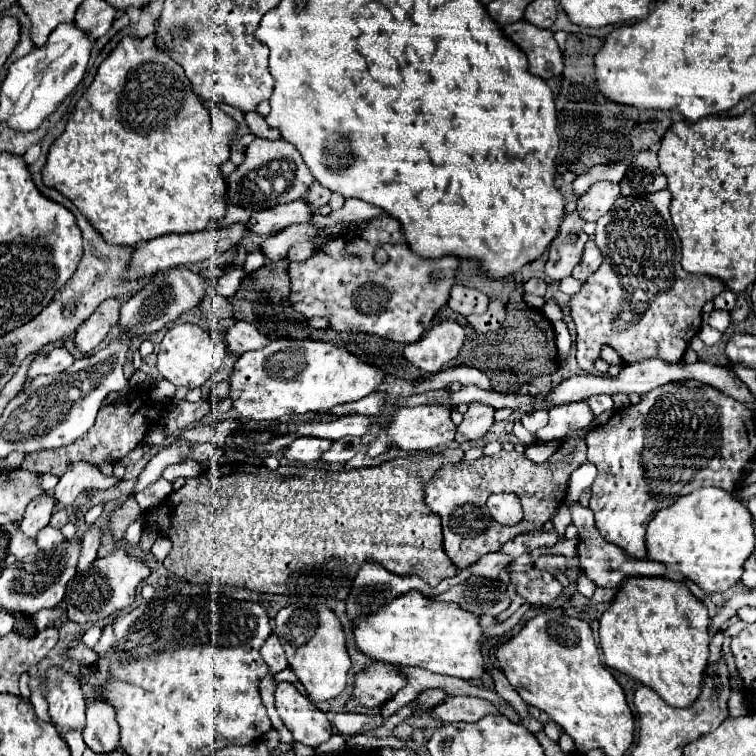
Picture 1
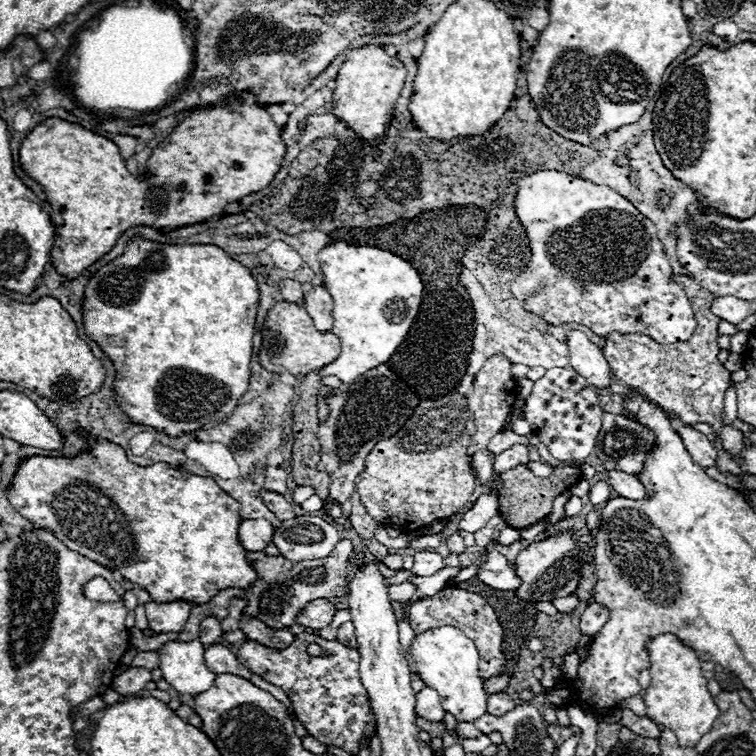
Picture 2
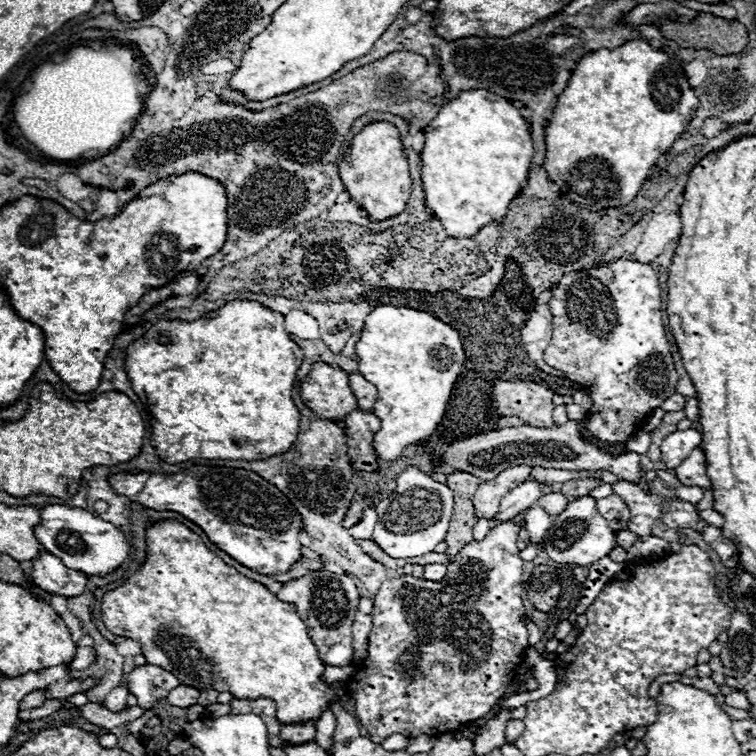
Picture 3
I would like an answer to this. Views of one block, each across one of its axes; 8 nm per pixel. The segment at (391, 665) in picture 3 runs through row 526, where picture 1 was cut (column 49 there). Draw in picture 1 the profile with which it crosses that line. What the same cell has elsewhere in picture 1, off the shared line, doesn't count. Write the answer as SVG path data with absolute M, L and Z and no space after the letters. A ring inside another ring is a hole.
M46 492L42 496L38 496L36 500L32 500L28 504L28 508L26 508L26 514L24 514L22 522L20 522L22 532L26 536L30 536L30 538L36 538L38 530L42 530L50 522L54 506L56 506L54 496L46 494Z

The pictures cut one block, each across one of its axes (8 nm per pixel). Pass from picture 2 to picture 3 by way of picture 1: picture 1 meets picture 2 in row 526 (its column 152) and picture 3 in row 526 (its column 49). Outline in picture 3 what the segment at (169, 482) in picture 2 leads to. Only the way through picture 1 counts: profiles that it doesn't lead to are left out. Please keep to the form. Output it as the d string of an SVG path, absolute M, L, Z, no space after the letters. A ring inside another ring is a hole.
M176 520L158 522L146 532L148 558L144 566L120 588L102 598L102 622L124 638L142 644L148 664L170 670L182 684L198 690L230 692L234 698L270 698L278 704L276 718L282 724L318 722L336 698L330 684L322 680L324 662L318 656L308 628L292 604L278 600L266 586L244 578L240 572L214 556L198 534Z

